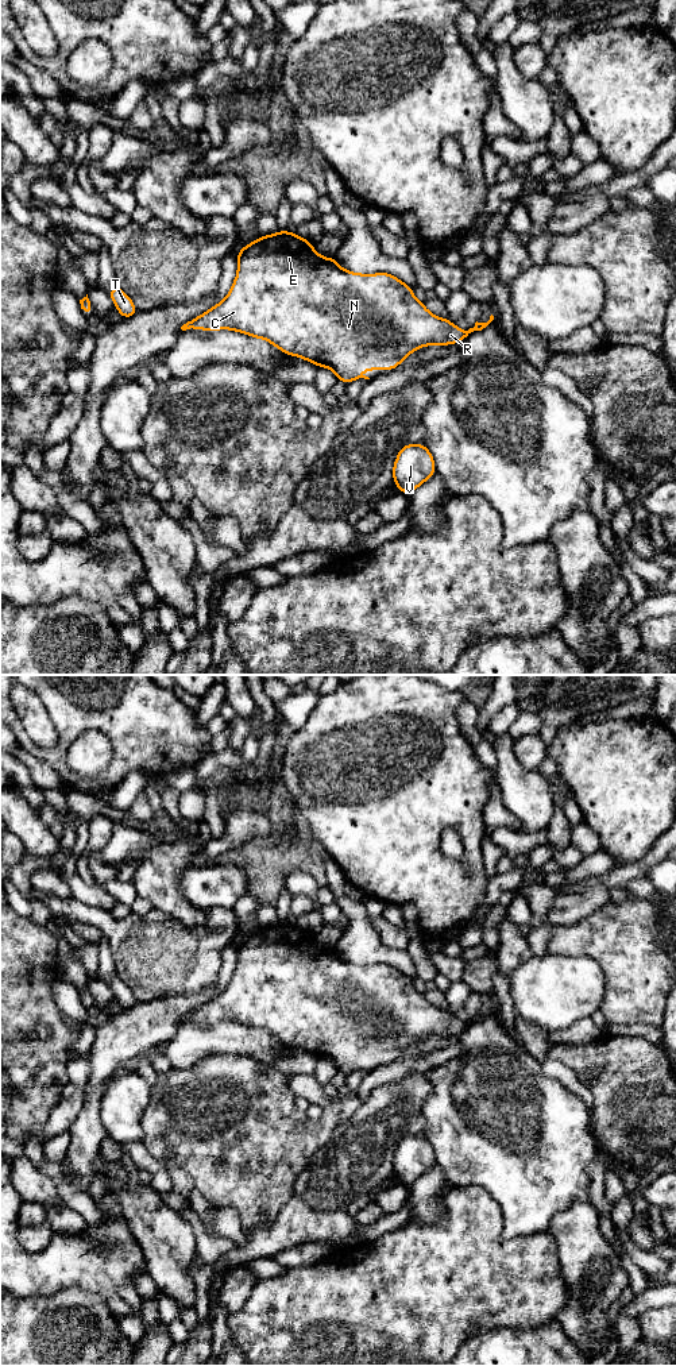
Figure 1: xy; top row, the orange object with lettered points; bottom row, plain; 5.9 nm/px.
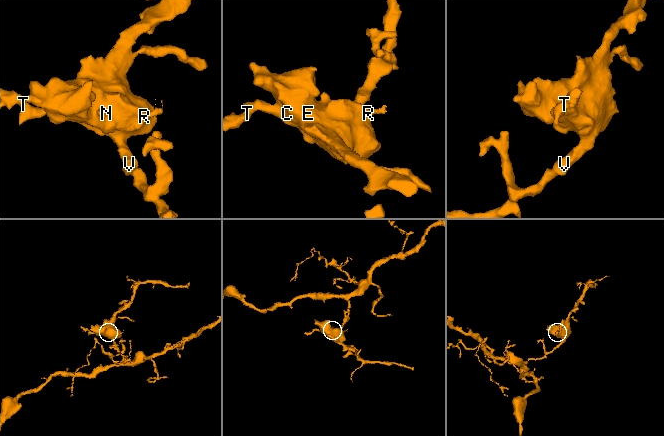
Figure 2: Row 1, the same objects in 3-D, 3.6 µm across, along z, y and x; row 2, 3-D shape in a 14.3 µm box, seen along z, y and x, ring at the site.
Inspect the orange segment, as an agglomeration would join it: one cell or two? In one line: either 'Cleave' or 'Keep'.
Keep

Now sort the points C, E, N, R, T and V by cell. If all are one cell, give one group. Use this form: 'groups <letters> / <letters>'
groups C E N R T V

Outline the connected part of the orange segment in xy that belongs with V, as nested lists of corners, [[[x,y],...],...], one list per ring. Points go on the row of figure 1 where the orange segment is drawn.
[[[406,444],[394,462],[393,481],[399,493],[409,495],[434,472],[434,460],[425,444]]]

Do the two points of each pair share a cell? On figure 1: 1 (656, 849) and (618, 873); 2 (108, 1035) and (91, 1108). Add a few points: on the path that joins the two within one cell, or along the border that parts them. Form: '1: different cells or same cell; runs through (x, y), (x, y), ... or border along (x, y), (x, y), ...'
1: same cell; runs through (649, 859), (638, 869), (628, 872)
2: different cells; border along (108, 1076), (87, 1094)

